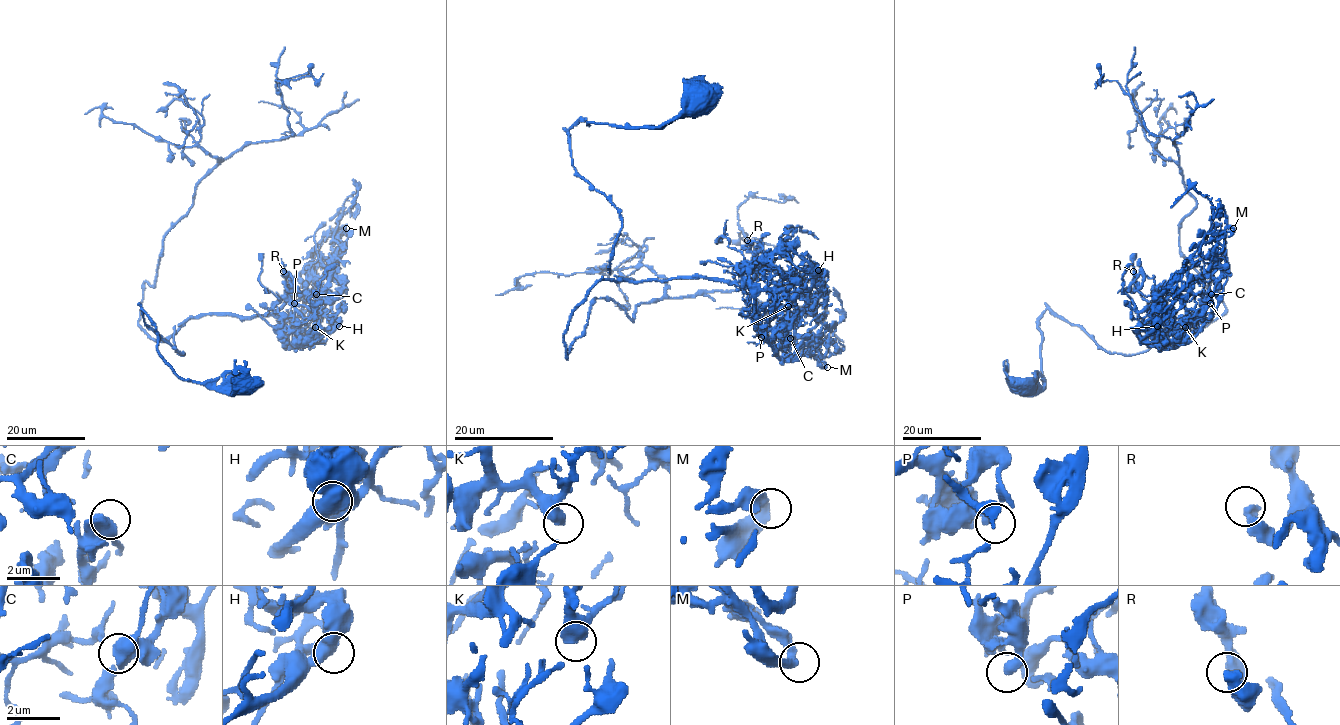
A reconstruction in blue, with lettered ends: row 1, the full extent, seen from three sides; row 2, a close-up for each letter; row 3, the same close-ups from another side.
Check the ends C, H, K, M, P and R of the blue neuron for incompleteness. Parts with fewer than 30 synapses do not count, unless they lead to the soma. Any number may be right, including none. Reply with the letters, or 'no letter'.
C

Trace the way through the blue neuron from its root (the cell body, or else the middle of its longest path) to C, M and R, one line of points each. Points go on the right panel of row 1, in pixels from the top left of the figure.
C: (1026, 386), (1044, 386), (1047, 309), (1133, 355), (1163, 314), (1208, 319), (1216, 281), (1211, 294)
M: (1026, 386), (1044, 386), (1038, 318), (1047, 309), (1109, 353), (1143, 353), (1165, 319), (1157, 292), (1233, 228)
R: (1026, 386), (1044, 386), (1038, 318), (1047, 309), (1109, 353), (1153, 344), (1165, 303), (1153, 278), (1133, 271)

